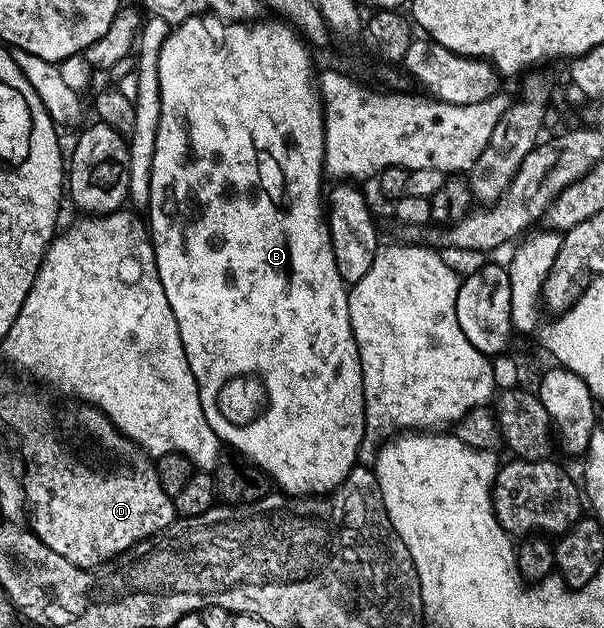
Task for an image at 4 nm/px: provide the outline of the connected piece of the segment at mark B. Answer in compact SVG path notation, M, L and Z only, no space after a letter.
M190 16L188 20L182 21L174 27L170 34L165 38L161 46L161 54L157 62L157 78L161 86L161 122L157 132L157 146L153 150L153 170L151 171L151 203L149 213L149 231L151 233L151 245L155 248L155 261L157 270L161 278L161 286L165 286L165 298L169 298L169 310L173 310L173 318L177 318L177 330L181 330L181 342L185 346L185 358L189 362L189 370L193 370L193 378L199 387L199 397L201 398L201 410L203 417L213 426L213 430L220 438L220 441L228 449L240 452L247 459L254 462L276 485L279 484L284 493L293 496L325 496L329 492L335 491L341 482L351 473L351 469L356 467L359 456L359 443L365 440L365 421L363 419L363 375L361 374L361 362L359 361L359 351L357 342L353 334L353 326L349 318L349 302L347 301L348 285L343 283L341 274L337 270L337 262L333 258L333 246L331 245L331 235L327 229L325 219L325 169L323 167L323 101L317 87L316 77L311 77L311 56L308 45L302 36L294 28L288 26L282 19L263 20L258 22L219 22L216 28L210 28L206 24L206 19L199 16Z

